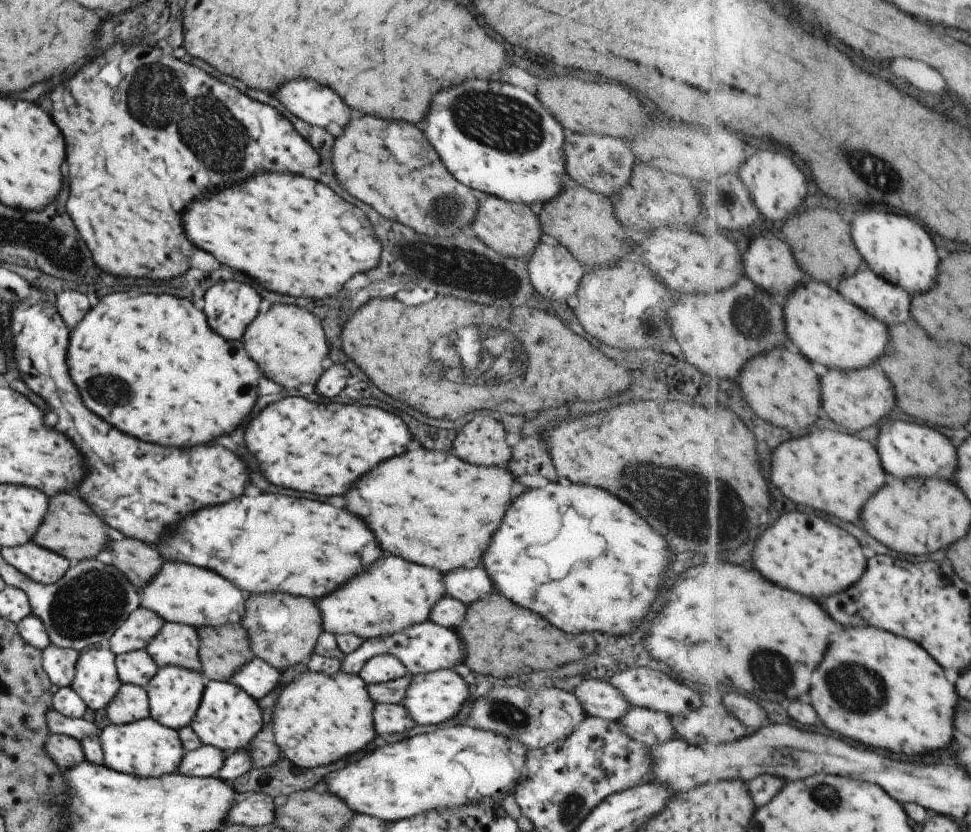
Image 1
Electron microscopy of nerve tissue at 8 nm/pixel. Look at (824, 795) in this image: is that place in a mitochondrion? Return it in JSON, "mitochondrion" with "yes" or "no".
{"mitochondrion":"yes"}

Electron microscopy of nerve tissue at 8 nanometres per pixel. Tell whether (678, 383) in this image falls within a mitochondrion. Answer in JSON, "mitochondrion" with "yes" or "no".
{"mitochondrion":"no"}

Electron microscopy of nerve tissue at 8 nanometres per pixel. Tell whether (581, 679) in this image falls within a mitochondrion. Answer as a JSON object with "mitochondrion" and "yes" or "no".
{"mitochondrion":"no"}

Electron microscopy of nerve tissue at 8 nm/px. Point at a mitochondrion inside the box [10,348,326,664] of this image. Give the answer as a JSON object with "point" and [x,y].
{"point":[92,601]}

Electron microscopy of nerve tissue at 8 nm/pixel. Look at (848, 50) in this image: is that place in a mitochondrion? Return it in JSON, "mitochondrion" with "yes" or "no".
{"mitochondrion":"no"}

